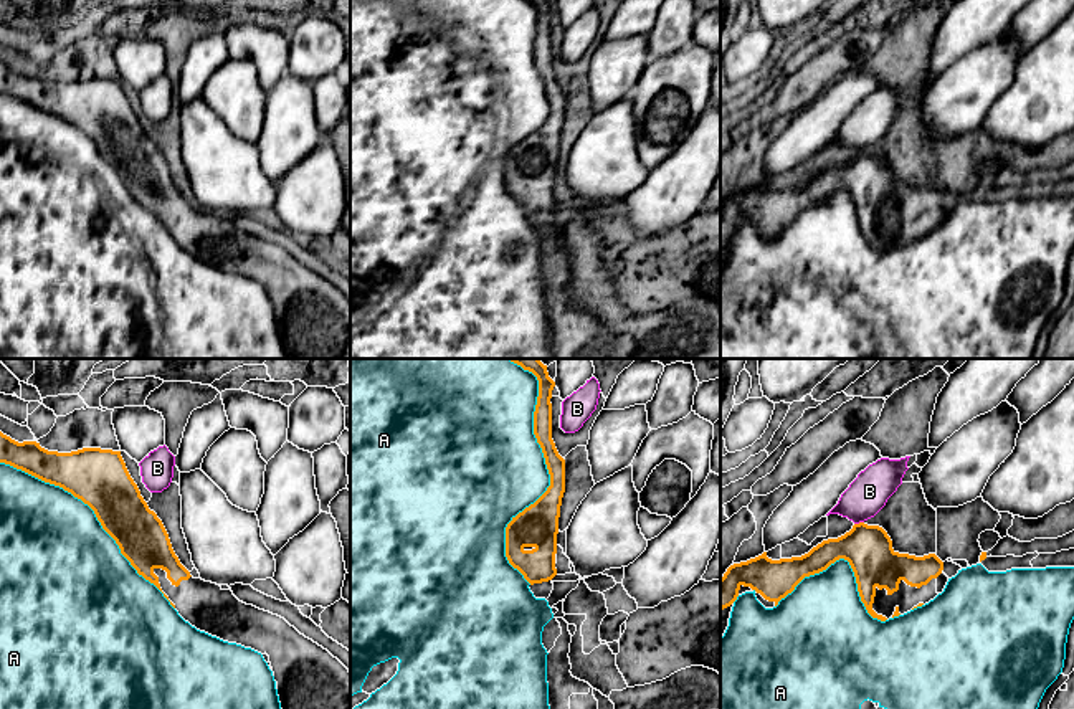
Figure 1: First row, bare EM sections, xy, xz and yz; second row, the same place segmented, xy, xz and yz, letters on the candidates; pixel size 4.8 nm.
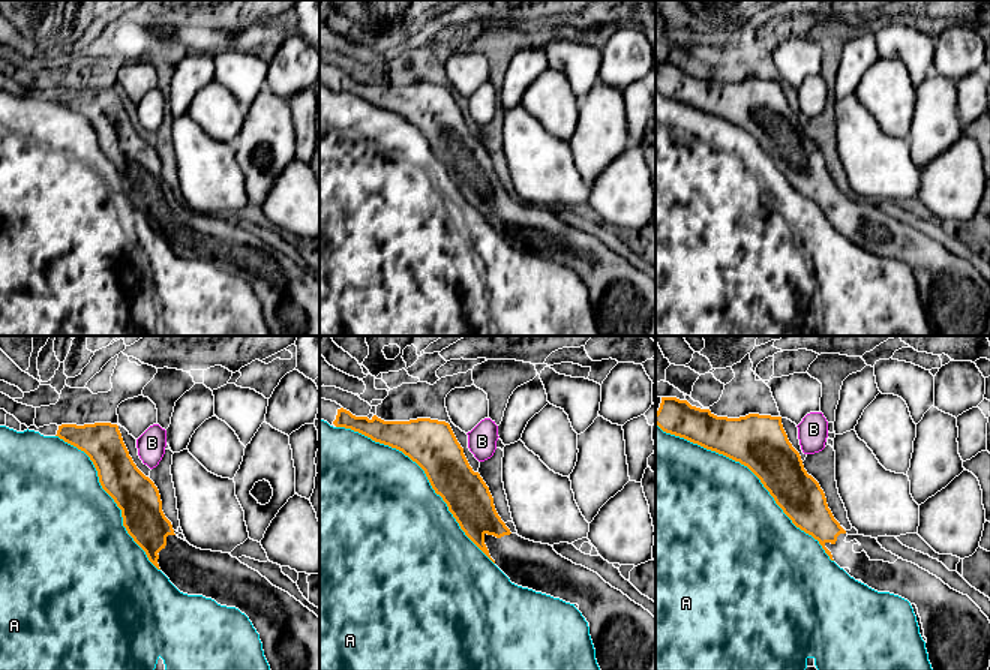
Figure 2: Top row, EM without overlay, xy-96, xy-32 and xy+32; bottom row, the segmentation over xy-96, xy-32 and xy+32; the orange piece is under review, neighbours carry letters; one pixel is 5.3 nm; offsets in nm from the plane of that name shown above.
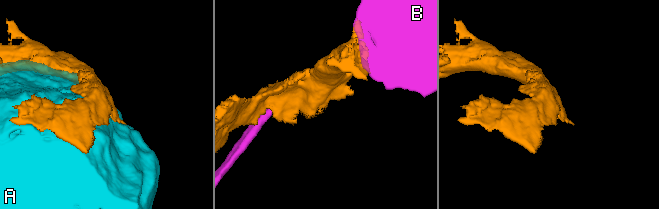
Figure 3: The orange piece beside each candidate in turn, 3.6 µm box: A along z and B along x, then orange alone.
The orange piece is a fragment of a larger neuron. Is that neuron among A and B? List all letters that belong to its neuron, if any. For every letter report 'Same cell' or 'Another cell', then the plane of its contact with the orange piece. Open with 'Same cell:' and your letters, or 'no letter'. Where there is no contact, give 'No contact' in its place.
Same cell: no letter
A: Another cell. Touches orange in xz
B: Another cell. Touches orange in yz

